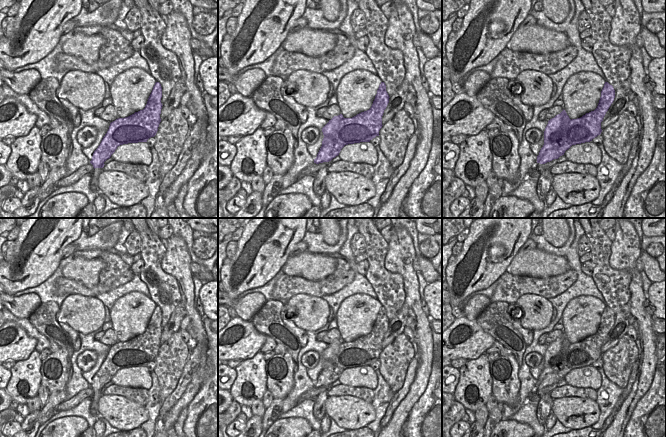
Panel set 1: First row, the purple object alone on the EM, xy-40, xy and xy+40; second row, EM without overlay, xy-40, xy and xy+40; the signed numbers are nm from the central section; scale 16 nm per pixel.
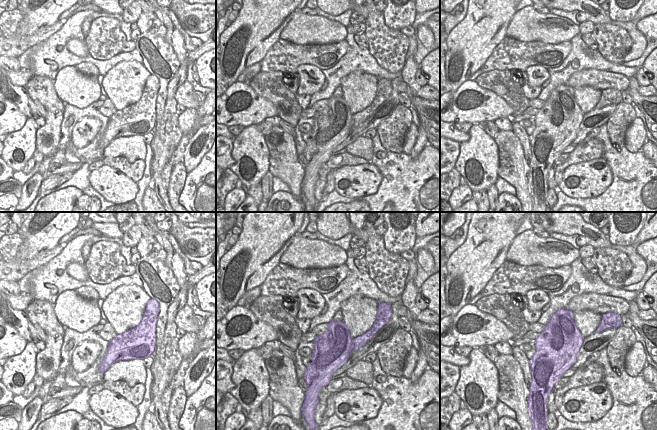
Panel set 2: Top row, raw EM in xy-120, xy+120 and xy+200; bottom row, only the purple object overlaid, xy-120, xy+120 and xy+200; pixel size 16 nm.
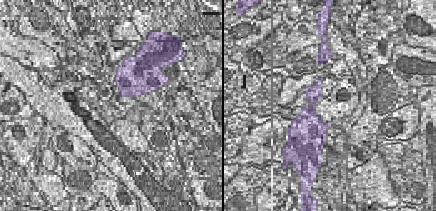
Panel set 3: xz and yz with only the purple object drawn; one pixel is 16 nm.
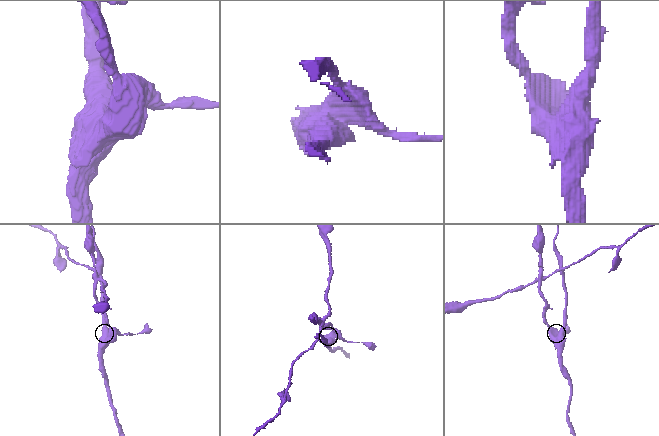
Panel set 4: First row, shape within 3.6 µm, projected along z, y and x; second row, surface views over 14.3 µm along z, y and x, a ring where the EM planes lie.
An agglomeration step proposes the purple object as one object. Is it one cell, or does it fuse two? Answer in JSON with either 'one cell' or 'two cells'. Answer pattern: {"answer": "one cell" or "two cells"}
{"answer": "two cells"}

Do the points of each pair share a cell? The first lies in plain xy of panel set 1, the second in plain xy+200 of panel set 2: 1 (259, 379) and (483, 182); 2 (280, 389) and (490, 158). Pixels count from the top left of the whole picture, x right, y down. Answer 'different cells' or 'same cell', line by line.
1: same cell
2: different cells

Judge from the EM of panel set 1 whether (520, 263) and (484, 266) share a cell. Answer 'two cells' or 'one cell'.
two cells

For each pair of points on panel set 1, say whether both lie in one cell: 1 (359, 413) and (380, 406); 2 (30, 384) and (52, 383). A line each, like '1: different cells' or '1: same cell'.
1: different cells
2: different cells

